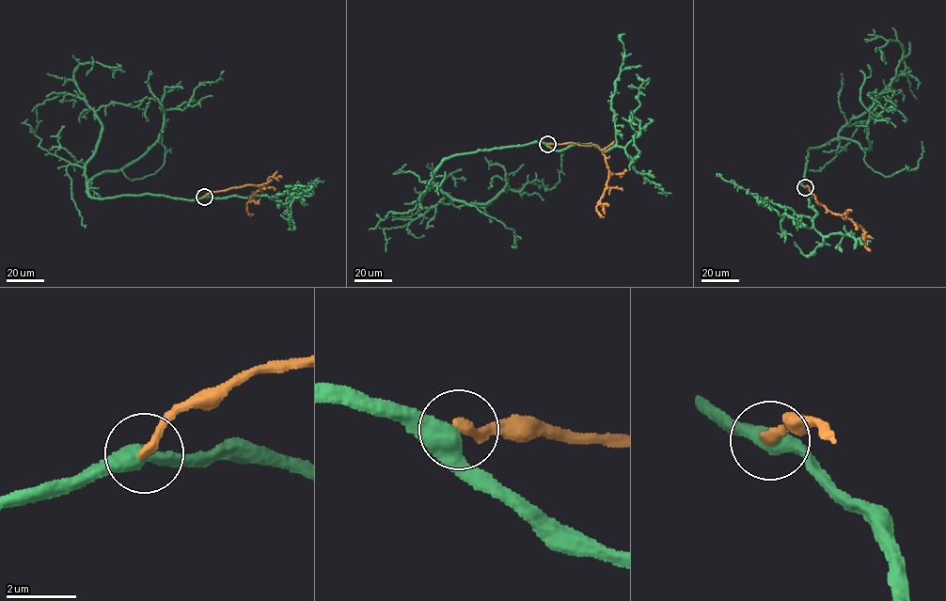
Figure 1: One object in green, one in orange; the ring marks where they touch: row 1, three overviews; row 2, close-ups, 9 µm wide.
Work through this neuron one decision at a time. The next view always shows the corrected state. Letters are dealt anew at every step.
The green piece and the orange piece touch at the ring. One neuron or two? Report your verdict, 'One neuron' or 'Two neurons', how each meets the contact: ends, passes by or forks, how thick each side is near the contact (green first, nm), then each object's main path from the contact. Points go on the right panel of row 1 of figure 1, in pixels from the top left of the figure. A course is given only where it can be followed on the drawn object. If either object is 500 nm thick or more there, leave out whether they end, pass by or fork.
Two neurons. At the ring green passes by. At the ring orange ends. Thickness 480 nm (green) against 280 nm. Course of green: (805, 187), (809, 149), (841, 137), (870, 150), (869, 118), (895, 110), (869, 94). Course of orange: (805, 187), (808, 186), (815, 198), (832, 213), (849, 219), (863, 229), (865, 245), (870, 251)

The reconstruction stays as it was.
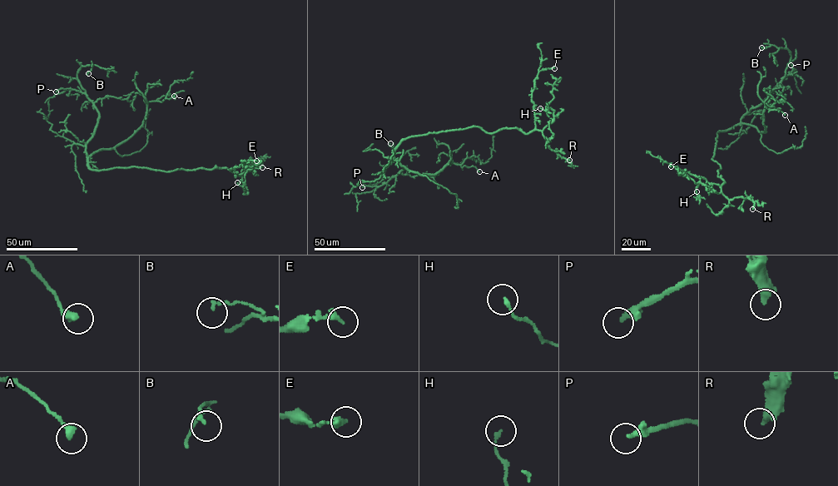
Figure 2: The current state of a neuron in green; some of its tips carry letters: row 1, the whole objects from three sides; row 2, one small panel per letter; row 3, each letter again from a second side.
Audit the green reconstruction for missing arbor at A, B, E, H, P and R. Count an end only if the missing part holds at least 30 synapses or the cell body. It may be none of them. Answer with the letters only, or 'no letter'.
no letter

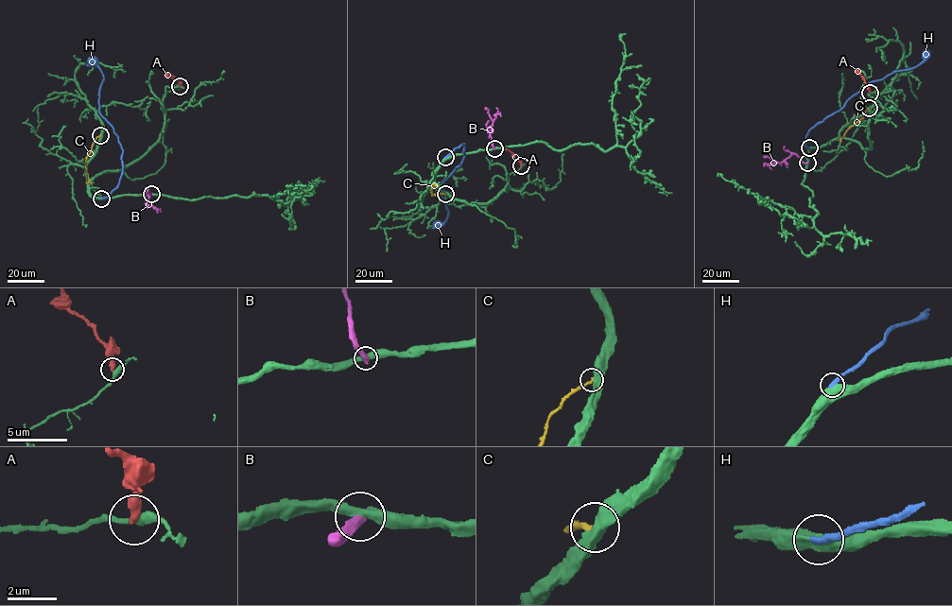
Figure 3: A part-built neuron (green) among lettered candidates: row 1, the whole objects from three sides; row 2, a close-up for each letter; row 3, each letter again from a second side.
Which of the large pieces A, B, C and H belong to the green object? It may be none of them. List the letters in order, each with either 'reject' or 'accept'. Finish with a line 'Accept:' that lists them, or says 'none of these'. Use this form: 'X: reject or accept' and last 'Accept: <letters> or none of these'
A: reject
B: reject
C: reject
H: accept
Accept: H

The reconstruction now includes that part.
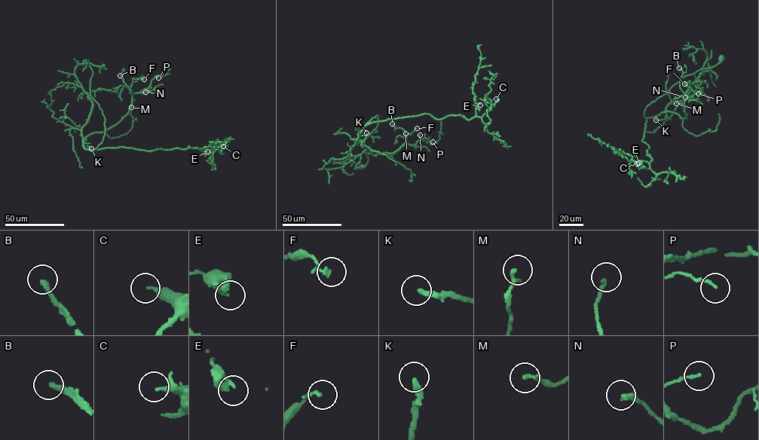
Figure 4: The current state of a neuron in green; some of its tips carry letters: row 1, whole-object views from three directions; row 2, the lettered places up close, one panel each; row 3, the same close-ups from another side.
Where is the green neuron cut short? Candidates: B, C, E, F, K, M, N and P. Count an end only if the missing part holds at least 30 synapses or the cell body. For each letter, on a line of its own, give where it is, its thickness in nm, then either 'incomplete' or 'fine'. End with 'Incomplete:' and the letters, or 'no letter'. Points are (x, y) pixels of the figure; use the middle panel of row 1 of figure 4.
B: (392, 123) | 240 nm | incomplete
C: (496, 99) | 170 nm | fine
E: (480, 105) | 400 nm | fine
F: (417, 128) | 150 nm | fine
K: (366, 132) | 240 nm | incomplete
M: (405, 133) | 180 nm | fine
N: (420, 135) | 240 nm | fine
P: (433, 142) | 120 nm | fine
Incomplete: B, K

